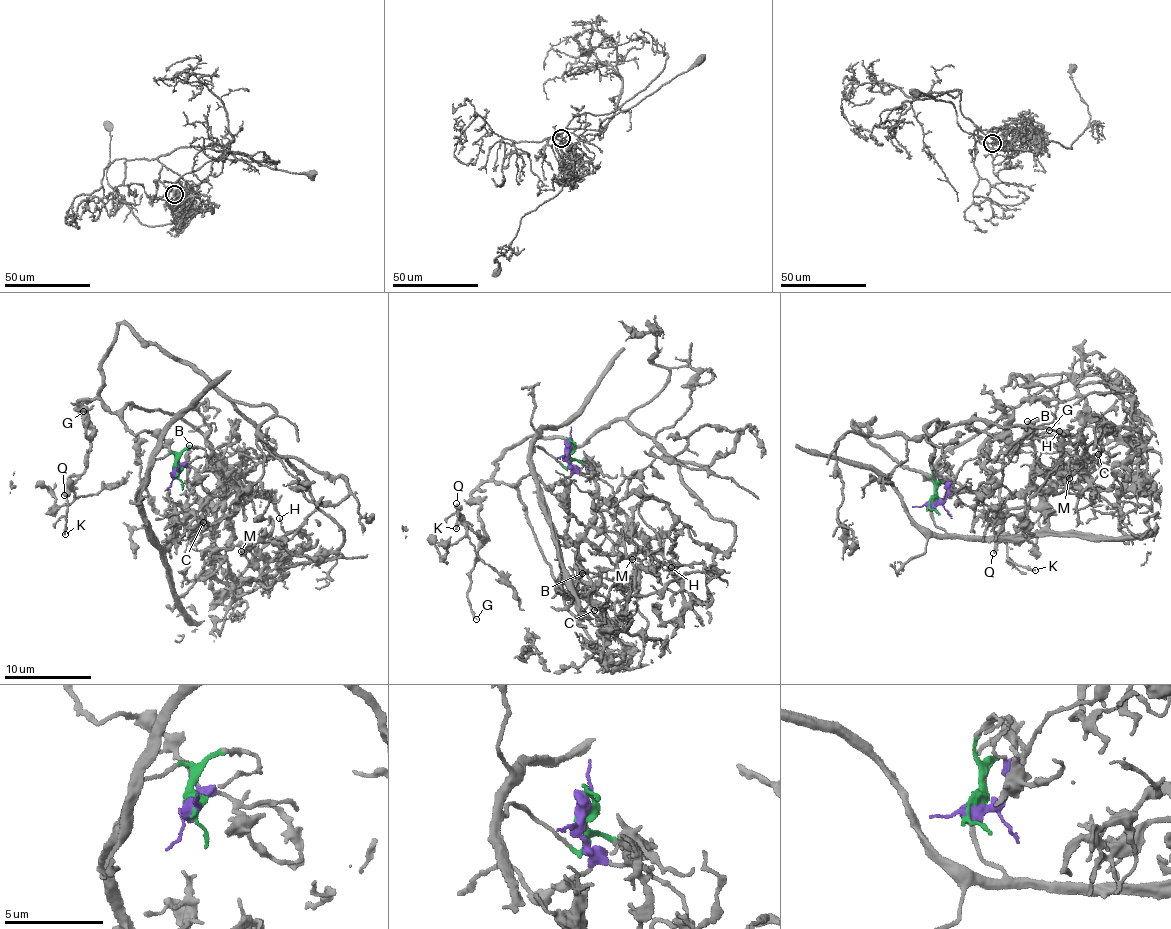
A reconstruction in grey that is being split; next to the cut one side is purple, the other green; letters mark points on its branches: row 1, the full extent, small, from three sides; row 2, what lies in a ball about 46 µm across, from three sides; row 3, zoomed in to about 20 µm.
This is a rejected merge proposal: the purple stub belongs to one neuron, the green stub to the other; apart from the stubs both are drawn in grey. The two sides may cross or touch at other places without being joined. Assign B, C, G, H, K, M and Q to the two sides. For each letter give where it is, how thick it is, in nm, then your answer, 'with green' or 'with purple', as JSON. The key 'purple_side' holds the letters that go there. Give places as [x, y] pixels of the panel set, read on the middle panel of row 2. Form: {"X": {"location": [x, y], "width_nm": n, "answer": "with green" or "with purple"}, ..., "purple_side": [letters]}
{"B": {"location": [582, 573], "width_nm": 240, "answer": "with green"}, "C": {"location": [594, 610], "width_nm": 140, "answer": "with green"}, "G": {"location": [476, 619], "width_nm": 170, "answer": "with purple"}, "H": {"location": [671, 567], "width_nm": 130, "answer": "with green"}, "K": {"location": [456, 528], "width_nm": 240, "answer": "with purple"}, "M": {"location": [632, 559], "width_nm": 190, "answer": "with green"}, "Q": {"location": [456, 503], "width_nm": 420, "answer": "with purple"}, "purple_side": ["G", "K", "Q"]}

